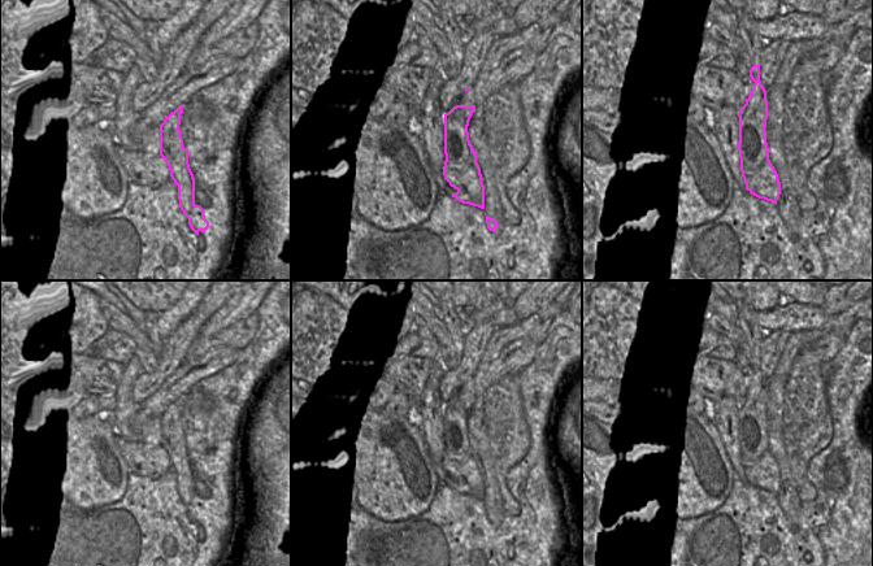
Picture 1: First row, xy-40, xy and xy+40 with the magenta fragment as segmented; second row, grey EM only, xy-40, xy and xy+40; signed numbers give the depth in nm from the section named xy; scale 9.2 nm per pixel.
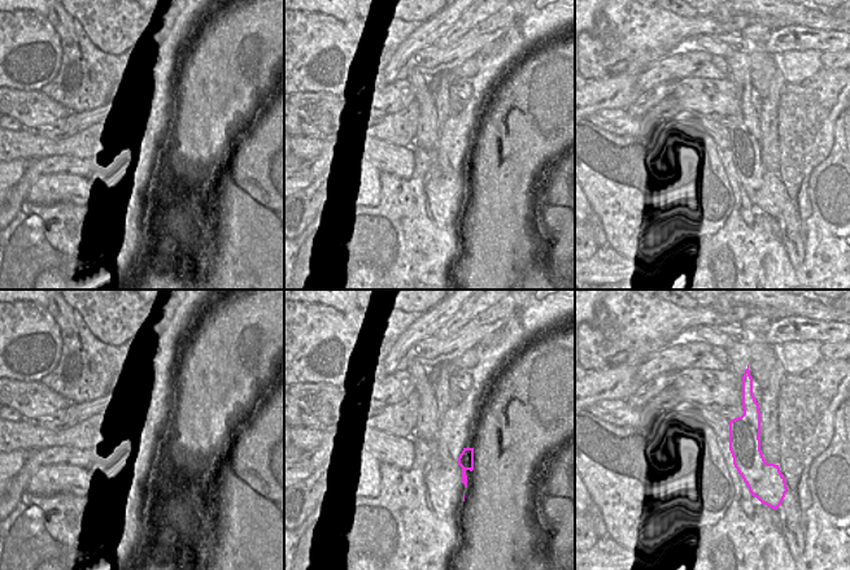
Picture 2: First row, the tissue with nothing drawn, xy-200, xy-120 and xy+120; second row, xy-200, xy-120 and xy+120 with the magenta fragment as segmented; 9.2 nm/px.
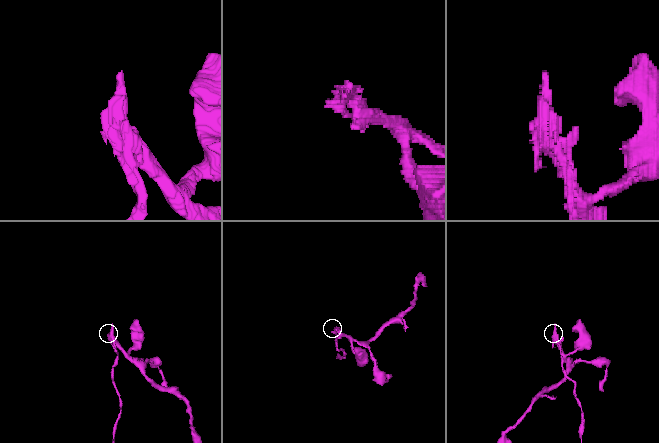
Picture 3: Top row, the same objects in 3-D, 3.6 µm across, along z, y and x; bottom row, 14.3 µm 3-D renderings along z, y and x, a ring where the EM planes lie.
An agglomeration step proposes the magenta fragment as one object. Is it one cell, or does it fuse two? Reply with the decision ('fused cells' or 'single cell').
fused cells

